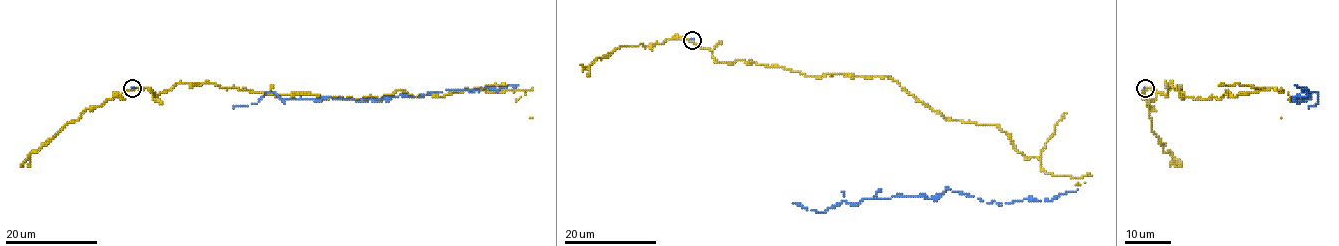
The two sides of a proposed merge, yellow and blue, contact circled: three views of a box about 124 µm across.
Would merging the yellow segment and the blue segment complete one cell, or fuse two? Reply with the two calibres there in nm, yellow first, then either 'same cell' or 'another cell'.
280 nm thick on the yellow side, 130 nm on the other; another cell

